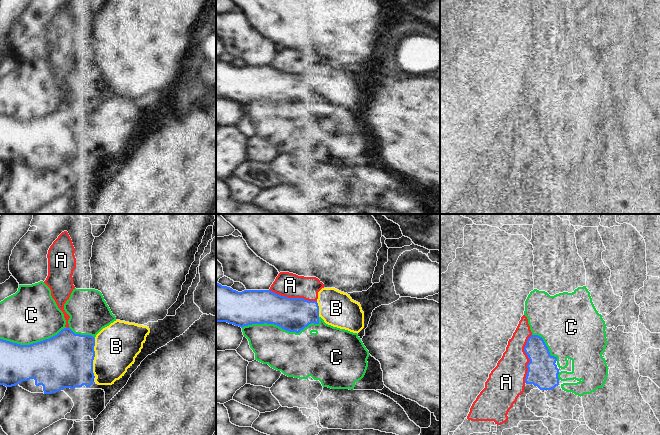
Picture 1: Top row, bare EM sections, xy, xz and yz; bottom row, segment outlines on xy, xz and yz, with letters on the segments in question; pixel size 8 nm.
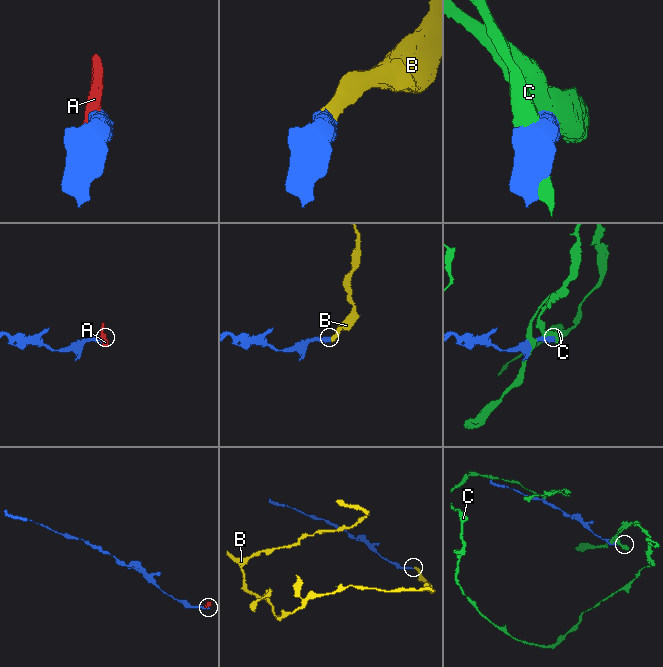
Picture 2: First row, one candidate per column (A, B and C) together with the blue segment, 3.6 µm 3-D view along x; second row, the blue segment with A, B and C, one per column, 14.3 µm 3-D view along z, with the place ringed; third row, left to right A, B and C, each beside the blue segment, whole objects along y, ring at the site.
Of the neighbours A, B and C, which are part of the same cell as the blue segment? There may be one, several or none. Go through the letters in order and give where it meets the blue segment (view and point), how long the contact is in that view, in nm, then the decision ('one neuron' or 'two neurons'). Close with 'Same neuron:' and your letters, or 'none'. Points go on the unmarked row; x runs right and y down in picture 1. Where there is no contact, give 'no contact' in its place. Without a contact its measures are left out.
A: meets blue in yz at (528, 133); contact 400 nm long; two neurons
B: meets blue in xy at (94, 132); contact 300 nm long; one neuron
C: meets blue in xz at (282, 104); contact 650 nm long; two neurons
Same neuron: B

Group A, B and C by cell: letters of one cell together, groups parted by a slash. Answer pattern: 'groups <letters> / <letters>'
groups A / B / C

